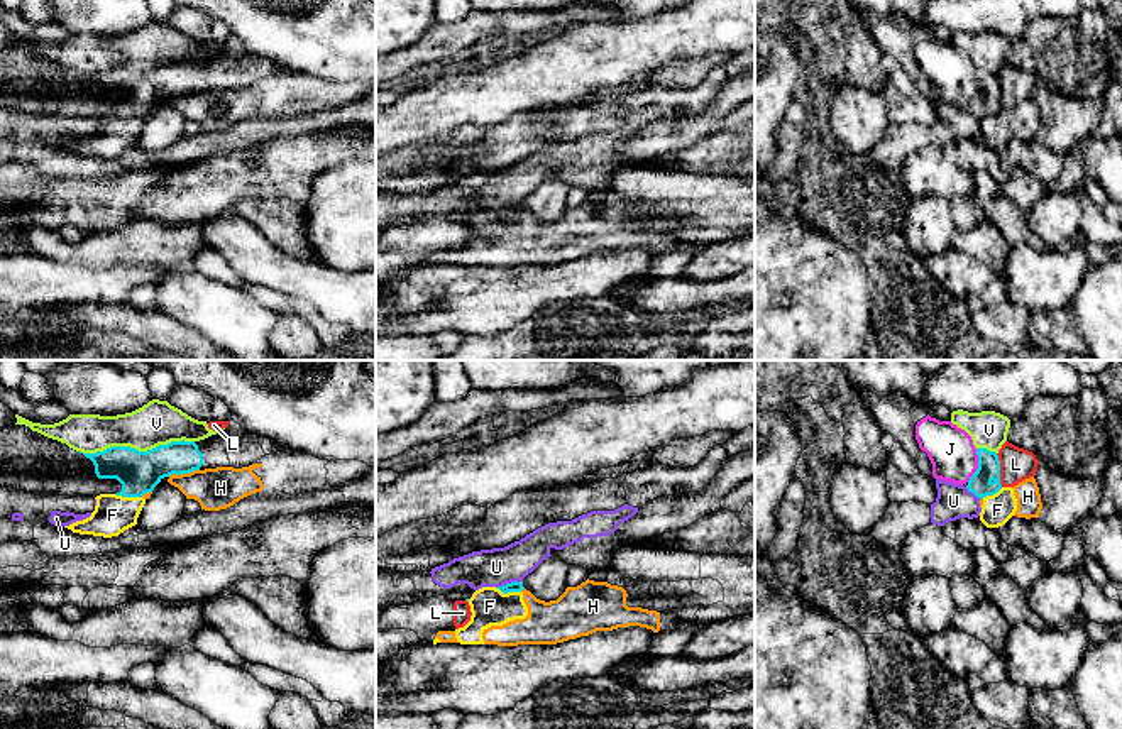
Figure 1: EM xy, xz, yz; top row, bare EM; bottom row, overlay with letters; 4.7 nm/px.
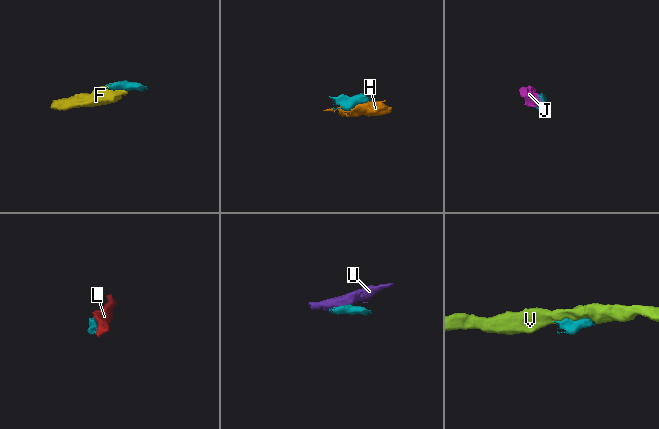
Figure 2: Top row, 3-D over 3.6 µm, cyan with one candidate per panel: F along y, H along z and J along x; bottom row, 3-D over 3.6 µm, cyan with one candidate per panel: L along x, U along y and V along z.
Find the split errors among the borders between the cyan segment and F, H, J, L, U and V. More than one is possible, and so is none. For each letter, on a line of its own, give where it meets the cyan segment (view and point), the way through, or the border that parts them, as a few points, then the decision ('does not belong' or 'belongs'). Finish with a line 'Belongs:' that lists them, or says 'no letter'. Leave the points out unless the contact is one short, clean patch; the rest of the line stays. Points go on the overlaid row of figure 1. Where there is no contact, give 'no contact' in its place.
F: meets cyan in xy at (129, 496); border along xy (115, 494), (141, 498); does not belong
H: meets cyan in xy at (183, 472); does not belong
J: meets cyan in yz at (978, 465); belongs
L: meets cyan in yz at (999, 471); does not belong
U: meets cyan in xz at (508, 584); border along xz (522, 581), (511, 581), (496, 587); does not belong
V: meets cyan in xy at (136, 450); does not belong
Belongs: J

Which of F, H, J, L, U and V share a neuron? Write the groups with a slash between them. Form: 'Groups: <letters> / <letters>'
Groups: F H / J / L / U / V

